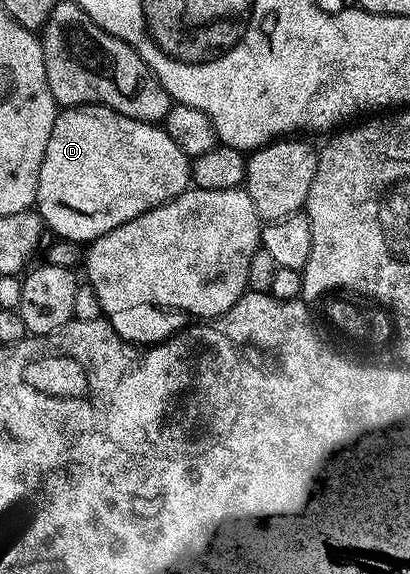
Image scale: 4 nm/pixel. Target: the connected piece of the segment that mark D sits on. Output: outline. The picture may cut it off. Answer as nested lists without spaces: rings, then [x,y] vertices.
[[[78,104],[75,108],[63,107],[52,126],[52,134],[48,138],[48,150],[44,150],[44,162],[40,162],[40,178],[36,186],[36,211],[41,216],[43,225],[49,231],[51,228],[55,232],[53,234],[55,237],[75,242],[93,242],[104,234],[116,230],[116,226],[124,226],[124,222],[132,222],[132,218],[140,218],[140,214],[176,198],[191,187],[191,163],[191,157],[186,156],[184,150],[180,150],[180,146],[172,142],[172,138],[168,138],[165,127],[158,124],[145,124],[136,118],[128,118],[116,110],[106,108],[103,104]]]

